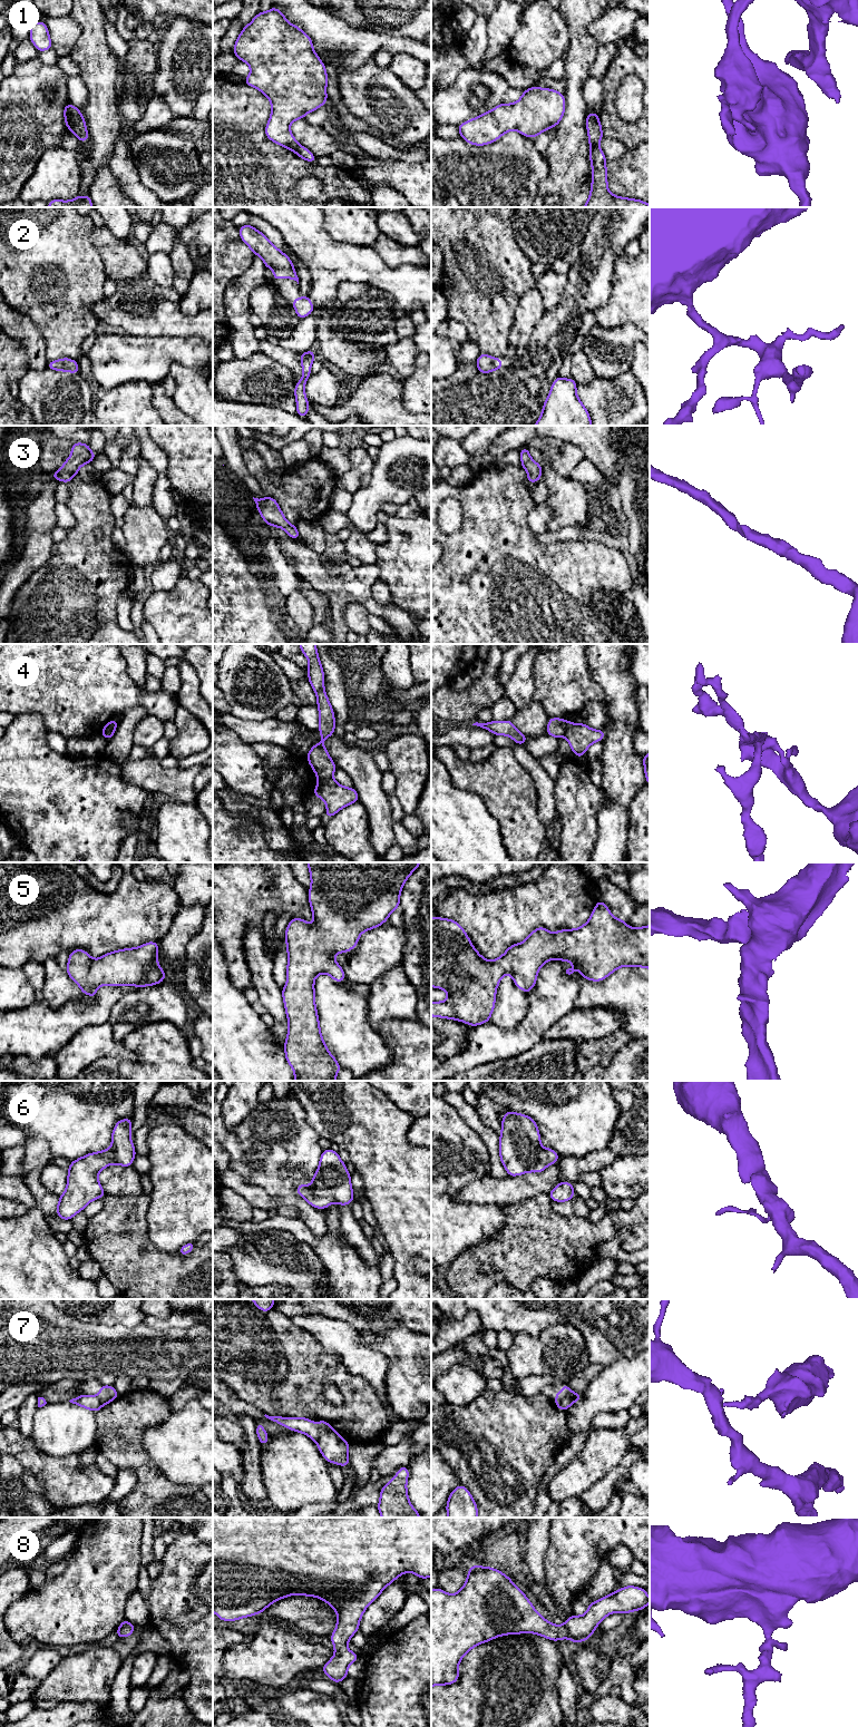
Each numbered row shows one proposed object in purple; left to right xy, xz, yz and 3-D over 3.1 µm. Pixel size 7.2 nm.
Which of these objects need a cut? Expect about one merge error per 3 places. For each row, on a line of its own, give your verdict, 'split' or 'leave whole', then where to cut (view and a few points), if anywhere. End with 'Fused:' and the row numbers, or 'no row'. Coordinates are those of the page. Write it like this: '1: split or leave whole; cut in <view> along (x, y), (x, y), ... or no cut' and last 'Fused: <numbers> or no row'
1: leave whole; no cut
2: leave whole; no cut
3: leave whole; no cut
4: split; cut in xz along (331, 777), (319, 779)
5: leave whole; no cut
6: leave whole; no cut
7: split; cut in yz along (572, 1401), (561, 1398), (555, 1403)
8: leave whole; no cut
Fused: 4, 7

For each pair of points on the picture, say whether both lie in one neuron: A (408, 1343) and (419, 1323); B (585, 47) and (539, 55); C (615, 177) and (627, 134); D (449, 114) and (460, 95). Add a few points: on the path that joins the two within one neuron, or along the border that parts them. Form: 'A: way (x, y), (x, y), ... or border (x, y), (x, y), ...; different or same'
A: border (389, 1327), (402, 1324), (419, 1334); different
B: border (567, 25), (568, 48), (562, 58); different
C: border (637, 145), (629, 148); different
D: way (450, 109), (460, 99); same

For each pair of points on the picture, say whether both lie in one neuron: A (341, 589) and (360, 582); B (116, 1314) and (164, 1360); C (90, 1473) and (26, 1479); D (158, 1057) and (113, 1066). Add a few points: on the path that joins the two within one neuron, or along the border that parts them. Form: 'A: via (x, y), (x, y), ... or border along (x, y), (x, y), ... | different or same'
A: via (345, 589), (356, 585) | same
B: border along (143, 1321), (132, 1327), (104, 1325) | different
C: border along (25, 1470), (32, 1473), (42, 1484), (42, 1496) | different
D: via (147, 1067), (124, 1067) | same

